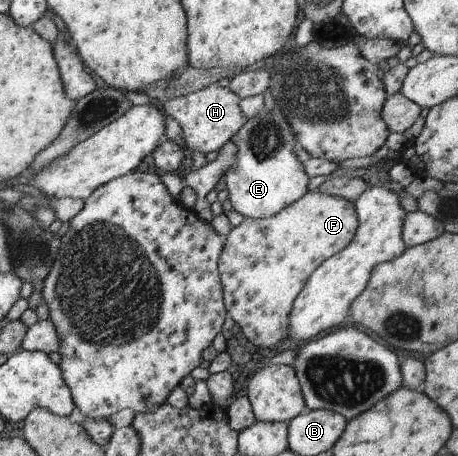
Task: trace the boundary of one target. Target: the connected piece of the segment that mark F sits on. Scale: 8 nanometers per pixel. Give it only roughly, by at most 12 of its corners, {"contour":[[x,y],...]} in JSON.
{"contour":[[322,189],[243,218],[217,260],[250,344],[288,339],[297,294],[352,240],[353,204]]}

